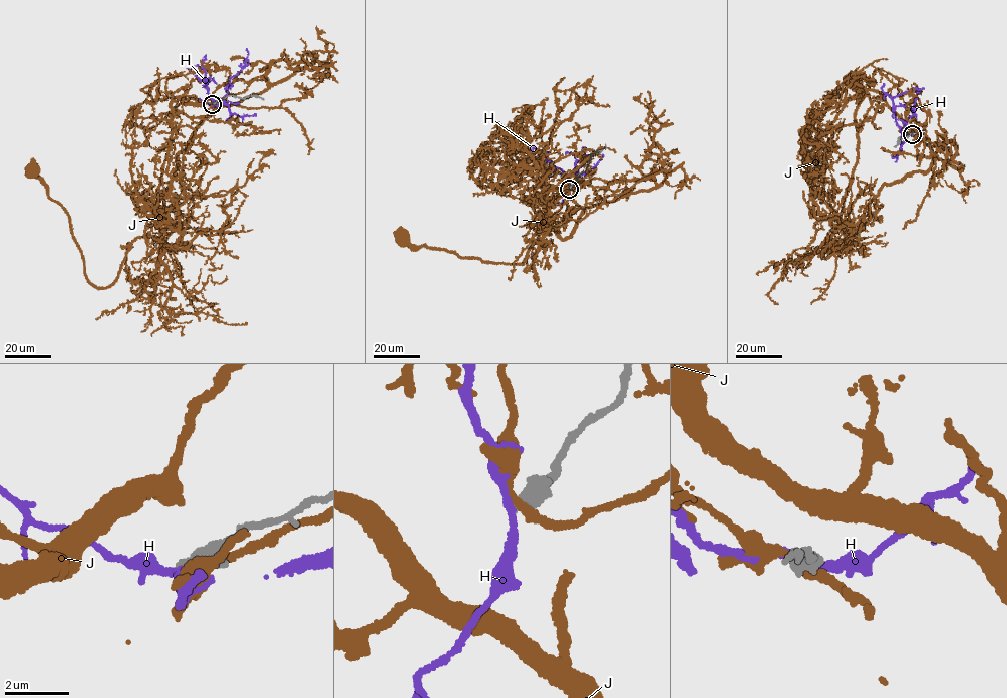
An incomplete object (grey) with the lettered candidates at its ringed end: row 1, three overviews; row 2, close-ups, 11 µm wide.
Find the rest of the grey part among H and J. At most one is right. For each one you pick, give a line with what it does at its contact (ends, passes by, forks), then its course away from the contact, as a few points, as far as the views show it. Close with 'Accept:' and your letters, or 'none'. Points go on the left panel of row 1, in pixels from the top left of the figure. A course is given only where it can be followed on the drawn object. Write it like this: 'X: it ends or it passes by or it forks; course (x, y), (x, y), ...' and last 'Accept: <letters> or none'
Accept: none

